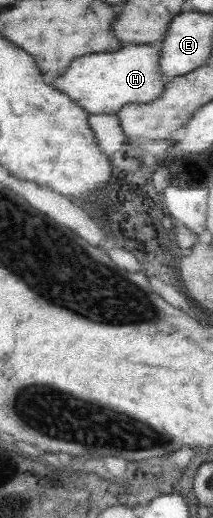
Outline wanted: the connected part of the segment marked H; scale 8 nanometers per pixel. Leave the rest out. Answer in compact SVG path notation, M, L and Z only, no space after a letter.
M122 44L113 53L77 57L53 83L89 114L116 114L124 105L144 104L163 95L167 77L160 70L160 44Z

